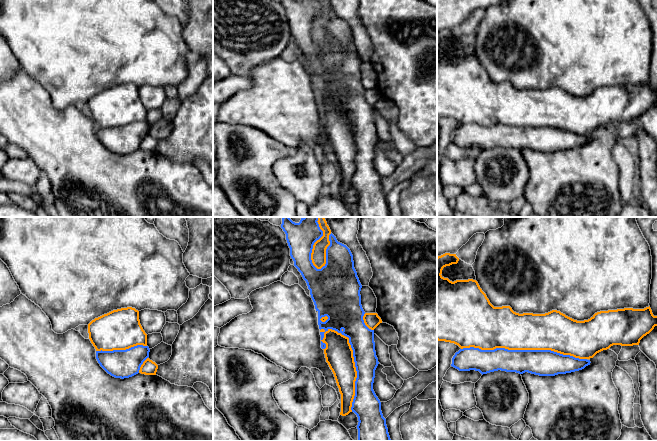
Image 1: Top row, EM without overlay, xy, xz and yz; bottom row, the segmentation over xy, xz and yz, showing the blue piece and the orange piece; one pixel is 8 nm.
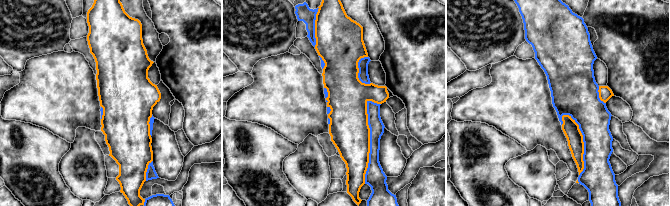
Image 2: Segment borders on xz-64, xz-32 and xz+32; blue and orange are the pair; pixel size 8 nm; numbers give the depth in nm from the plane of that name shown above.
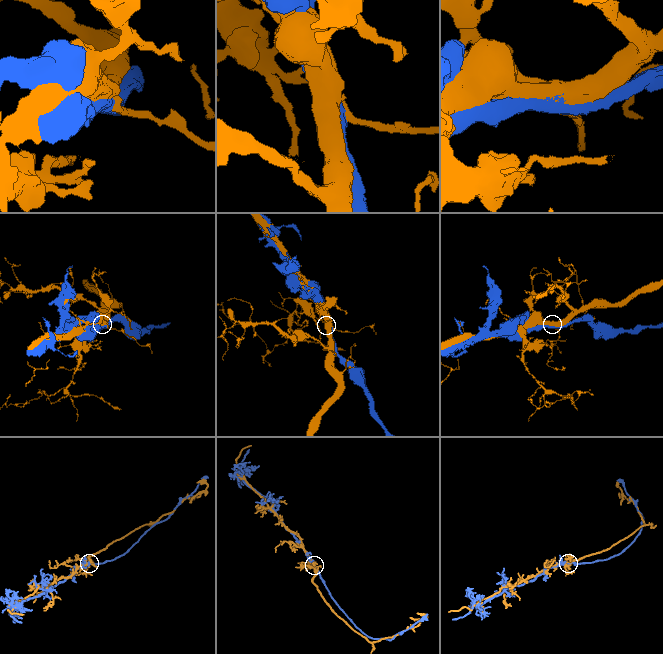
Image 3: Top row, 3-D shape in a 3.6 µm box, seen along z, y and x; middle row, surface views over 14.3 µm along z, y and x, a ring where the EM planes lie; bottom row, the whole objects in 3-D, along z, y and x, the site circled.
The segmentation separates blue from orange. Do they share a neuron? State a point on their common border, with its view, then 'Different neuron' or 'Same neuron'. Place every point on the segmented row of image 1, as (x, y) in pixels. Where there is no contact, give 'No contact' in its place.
Touches blue at xz (354, 361). Different neuron

